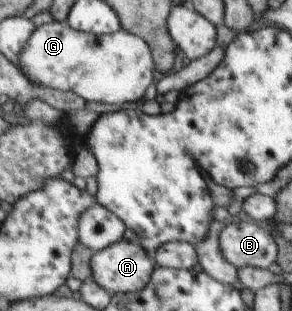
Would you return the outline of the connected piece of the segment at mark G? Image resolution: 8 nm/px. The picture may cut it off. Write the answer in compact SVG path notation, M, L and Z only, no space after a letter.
M55 19L33 30L19 55L19 65L17 69L37 87L73 91L85 101L122 107L134 106L144 98L156 69L149 44L123 28L109 35L91 35Z

